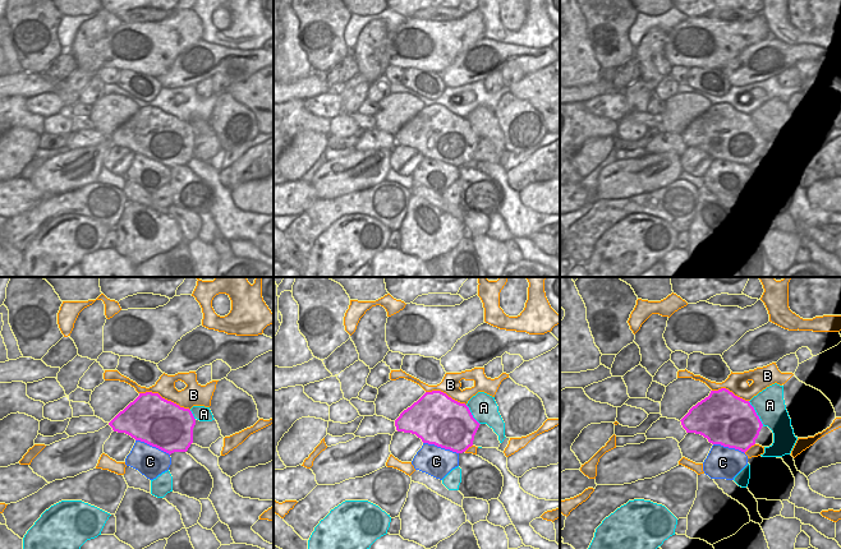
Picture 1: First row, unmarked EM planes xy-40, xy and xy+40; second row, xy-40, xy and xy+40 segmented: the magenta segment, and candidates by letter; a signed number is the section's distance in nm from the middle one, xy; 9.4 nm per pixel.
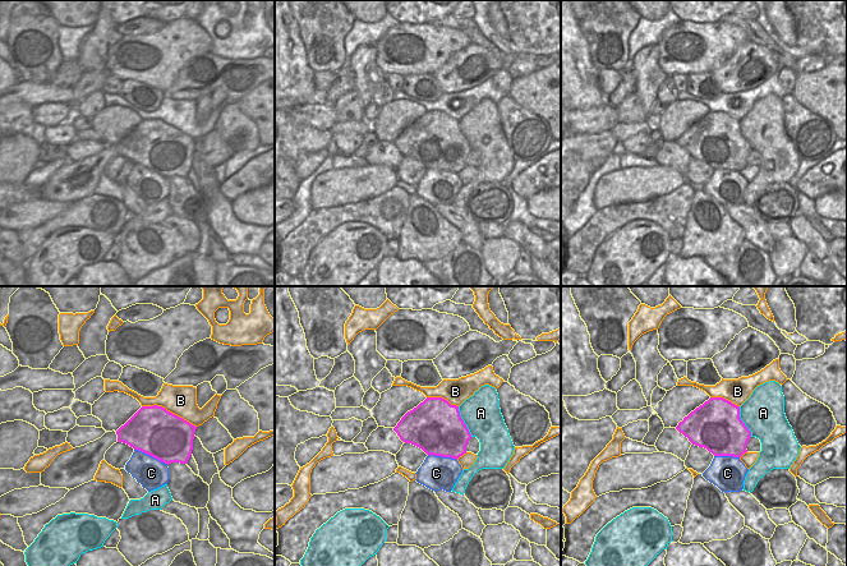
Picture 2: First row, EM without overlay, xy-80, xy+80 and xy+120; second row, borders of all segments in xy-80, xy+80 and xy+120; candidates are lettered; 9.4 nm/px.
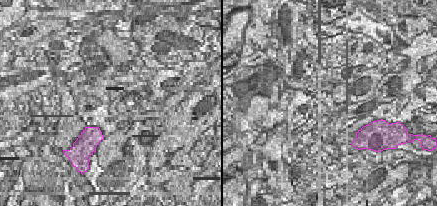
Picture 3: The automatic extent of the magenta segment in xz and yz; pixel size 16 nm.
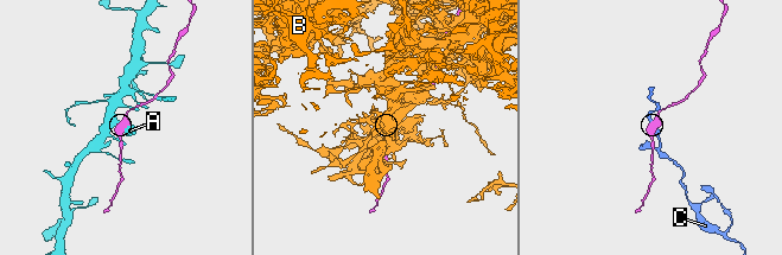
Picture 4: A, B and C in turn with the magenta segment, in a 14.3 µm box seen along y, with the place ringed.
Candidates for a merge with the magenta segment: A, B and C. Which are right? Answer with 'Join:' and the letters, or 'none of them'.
Join: none of them

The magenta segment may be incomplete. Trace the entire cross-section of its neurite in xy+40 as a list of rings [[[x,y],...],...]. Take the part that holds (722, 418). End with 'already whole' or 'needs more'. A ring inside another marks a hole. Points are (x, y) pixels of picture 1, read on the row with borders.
[[[726,388],[711,391],[680,420],[686,433],[700,434],[712,444],[746,452],[763,426],[749,401]]]; already whole

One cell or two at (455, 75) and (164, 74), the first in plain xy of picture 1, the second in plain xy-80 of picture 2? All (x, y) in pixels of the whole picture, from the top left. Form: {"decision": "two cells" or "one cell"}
{"decision": "two cells"}

